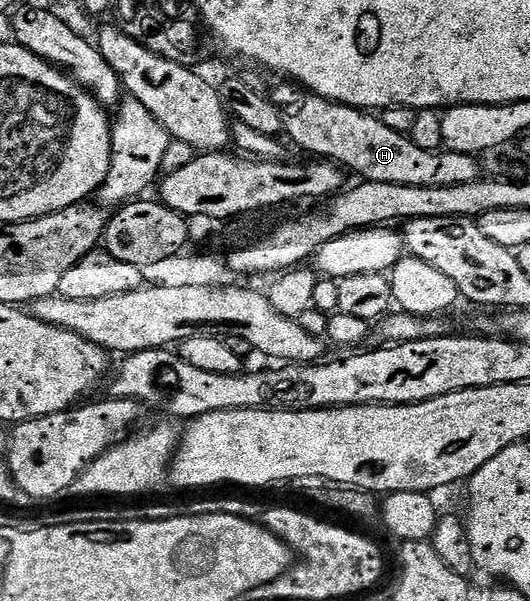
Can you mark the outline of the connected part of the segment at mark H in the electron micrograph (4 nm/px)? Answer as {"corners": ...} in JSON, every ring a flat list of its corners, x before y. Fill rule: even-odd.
{"corners":[[286,82,286,95,276,100,277,108,281,114,281,125,288,142,294,148,302,147,306,156,316,157,321,161,337,164,346,172,361,175,362,180,370,183,386,183,387,185,411,185,412,187,450,187,451,185,467,185,475,183,482,178,483,171,476,158,454,151,428,151,419,149,415,141,411,141,408,135,395,133,383,125,383,121,376,114,361,111,358,107,348,107,342,103,336,103,330,99,324,99,308,91,300,83]]}

